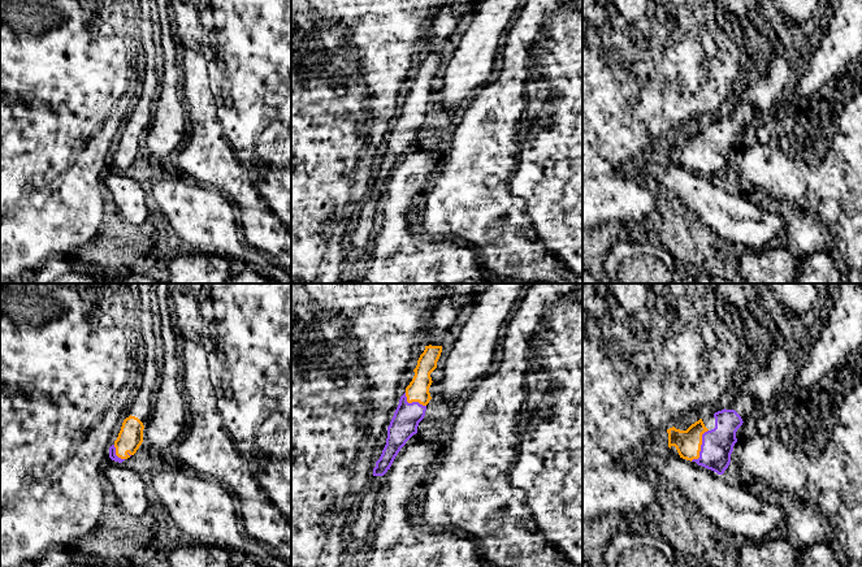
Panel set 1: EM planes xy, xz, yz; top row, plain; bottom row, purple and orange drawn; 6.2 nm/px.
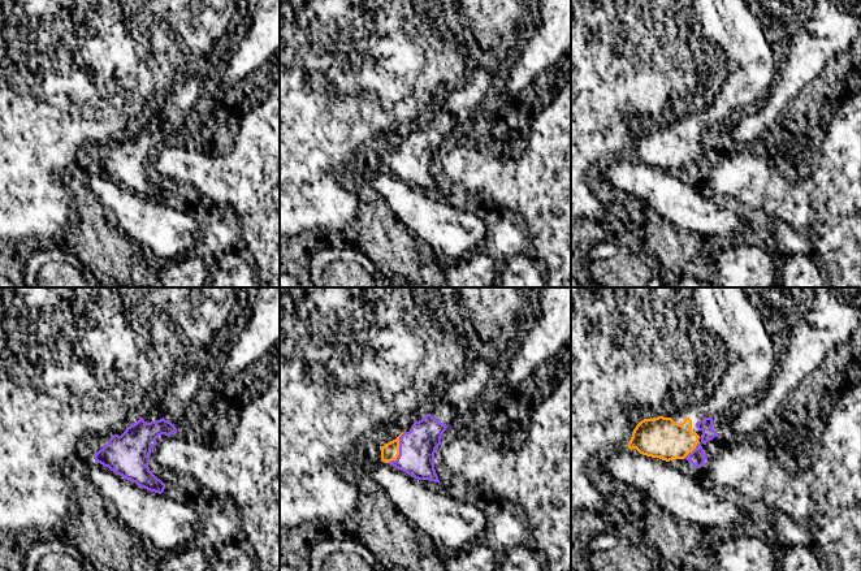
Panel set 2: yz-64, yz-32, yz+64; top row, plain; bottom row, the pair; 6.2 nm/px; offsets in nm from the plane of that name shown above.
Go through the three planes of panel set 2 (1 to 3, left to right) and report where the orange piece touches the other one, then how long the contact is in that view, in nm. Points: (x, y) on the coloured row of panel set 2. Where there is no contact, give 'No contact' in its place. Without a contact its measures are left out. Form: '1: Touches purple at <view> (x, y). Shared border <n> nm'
1: No contact
2: Touches purple at yz-32 (399, 449). Shared border 220 nm
3: Touches purple at yz+64 (692, 451). Shared border 140 nm

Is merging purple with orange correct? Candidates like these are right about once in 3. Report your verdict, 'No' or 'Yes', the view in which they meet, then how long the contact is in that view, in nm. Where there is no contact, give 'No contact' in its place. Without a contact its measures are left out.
Yes. Touches purple in yz. Shared border 220 nm

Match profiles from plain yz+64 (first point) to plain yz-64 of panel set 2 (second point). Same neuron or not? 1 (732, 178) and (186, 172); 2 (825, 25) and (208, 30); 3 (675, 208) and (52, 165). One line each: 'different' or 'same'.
1: same
2: different
3: different

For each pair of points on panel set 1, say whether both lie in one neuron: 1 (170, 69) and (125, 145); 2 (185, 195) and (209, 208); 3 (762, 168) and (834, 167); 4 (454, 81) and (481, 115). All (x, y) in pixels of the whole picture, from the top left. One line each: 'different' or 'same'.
1: different
2: same
3: same
4: different

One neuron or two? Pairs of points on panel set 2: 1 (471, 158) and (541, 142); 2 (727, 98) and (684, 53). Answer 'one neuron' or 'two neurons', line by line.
1: one neuron
2: two neurons

